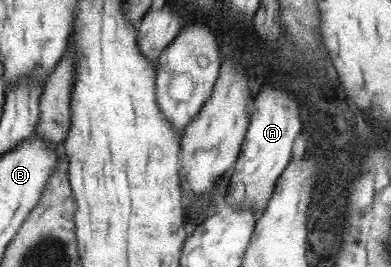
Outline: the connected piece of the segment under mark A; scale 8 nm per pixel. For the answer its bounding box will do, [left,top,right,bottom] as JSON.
[223,85,301,217]

